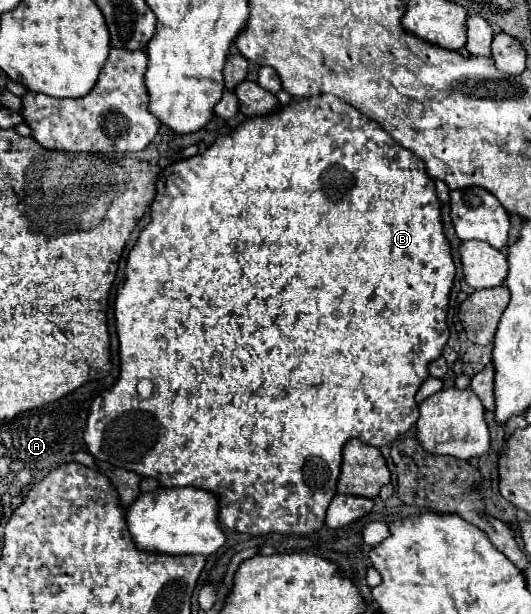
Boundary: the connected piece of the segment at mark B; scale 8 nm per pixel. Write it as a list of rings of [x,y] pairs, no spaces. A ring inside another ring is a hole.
[[[319,95],[319,97],[309,97],[309,99],[293,99],[289,105],[279,107],[275,113],[265,115],[265,117],[255,117],[243,121],[233,133],[227,137],[219,137],[205,153],[195,155],[191,159],[181,159],[177,163],[171,163],[165,167],[159,175],[157,181],[157,197],[151,203],[151,223],[141,231],[137,243],[129,251],[127,257],[127,267],[125,267],[125,279],[117,287],[117,297],[115,297],[115,319],[117,319],[117,335],[119,335],[119,357],[121,357],[121,371],[119,379],[115,385],[107,391],[101,393],[93,399],[91,409],[89,409],[89,419],[85,427],[85,443],[89,453],[99,459],[107,461],[115,467],[133,471],[143,477],[153,477],[159,481],[161,487],[173,489],[173,487],[195,487],[195,489],[205,489],[213,493],[219,501],[219,521],[239,533],[249,533],[249,535],[267,535],[267,533],[283,533],[283,535],[307,535],[315,533],[325,525],[325,513],[331,503],[331,499],[337,495],[337,477],[339,477],[339,467],[342,464],[343,445],[349,439],[359,439],[363,443],[383,447],[403,433],[409,431],[409,427],[417,421],[419,417],[419,405],[415,403],[415,393],[419,391],[421,383],[429,377],[427,363],[437,359],[443,351],[443,345],[449,339],[449,329],[445,323],[447,317],[447,305],[449,305],[449,293],[453,287],[453,277],[455,277],[455,265],[451,259],[451,249],[449,241],[443,235],[443,225],[441,225],[441,211],[439,211],[439,201],[435,193],[435,183],[427,175],[423,161],[413,155],[411,151],[399,147],[383,129],[375,127],[373,121],[359,113],[357,109],[345,103],[343,99],[335,95]],[[141,379],[149,379],[153,383],[153,393],[149,399],[139,399],[137,395],[137,383]]]

